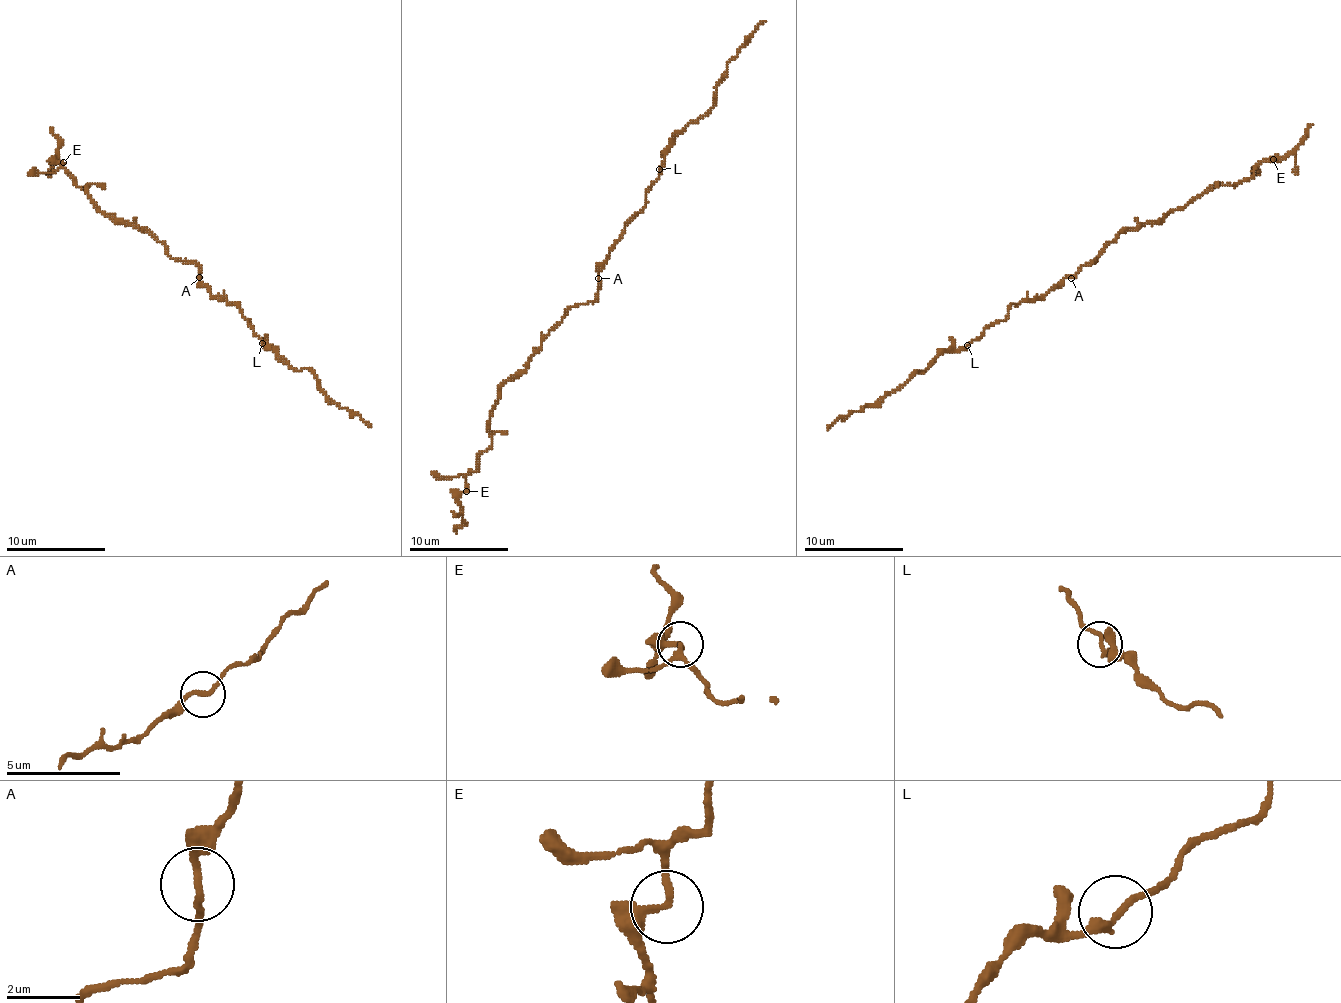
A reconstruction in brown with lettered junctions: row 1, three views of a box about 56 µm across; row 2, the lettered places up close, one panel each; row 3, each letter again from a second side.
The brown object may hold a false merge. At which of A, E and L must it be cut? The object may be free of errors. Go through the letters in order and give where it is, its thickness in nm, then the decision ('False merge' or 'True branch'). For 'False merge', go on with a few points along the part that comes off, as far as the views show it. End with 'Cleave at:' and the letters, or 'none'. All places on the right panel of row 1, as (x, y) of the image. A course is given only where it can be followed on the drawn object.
A: Place: (1071, 278). Thickness 180 nm. True branch
E: Place: (1273, 159). Thickness 220 nm. True branch
L: Place: (967, 345). Thickness 220 nm. True branch
Cleave at: none

